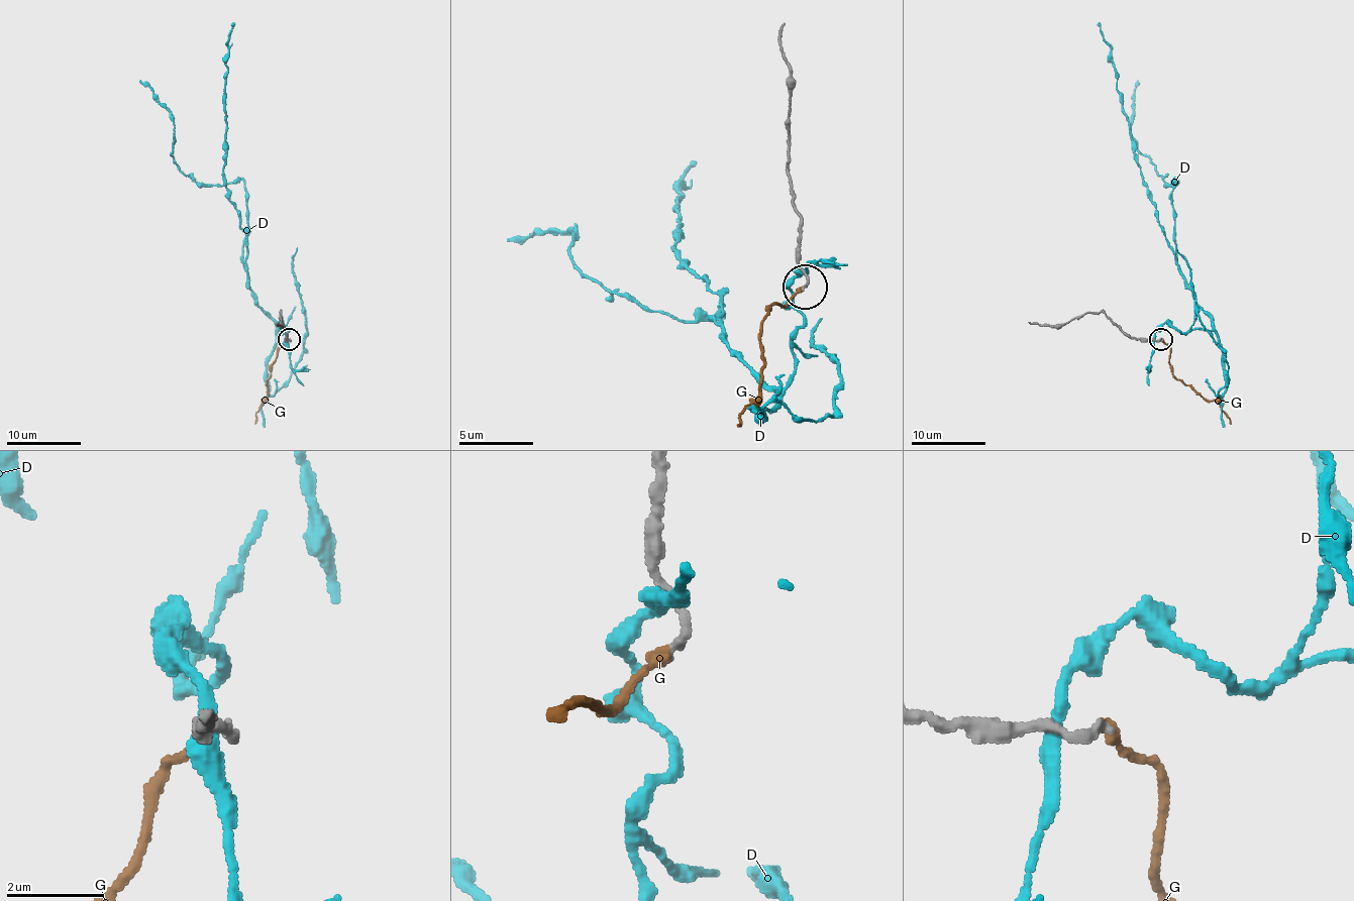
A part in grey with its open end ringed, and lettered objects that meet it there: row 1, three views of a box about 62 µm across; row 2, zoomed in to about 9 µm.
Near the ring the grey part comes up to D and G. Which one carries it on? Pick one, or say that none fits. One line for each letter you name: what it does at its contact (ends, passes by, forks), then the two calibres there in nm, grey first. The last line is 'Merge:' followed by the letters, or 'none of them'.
Merge: none of them

